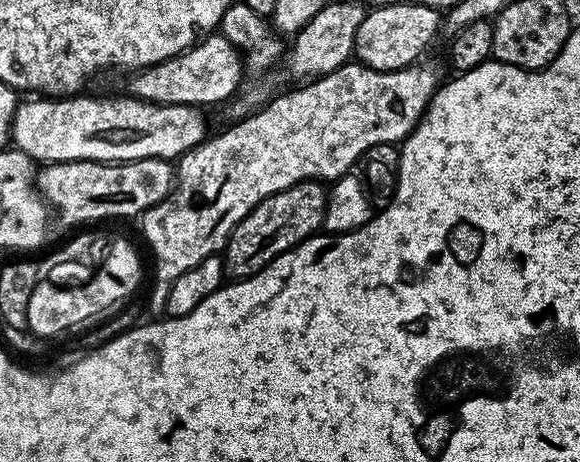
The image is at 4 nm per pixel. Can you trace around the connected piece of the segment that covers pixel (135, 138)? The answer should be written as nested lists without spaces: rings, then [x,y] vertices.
[[[77,94],[63,98],[28,98],[28,101],[17,103],[16,113],[12,119],[11,143],[20,151],[25,152],[31,160],[37,162],[51,162],[54,164],[64,164],[67,160],[102,160],[105,162],[123,162],[126,160],[141,160],[142,158],[158,158],[159,160],[175,161],[177,158],[189,152],[192,148],[197,148],[209,135],[208,120],[203,116],[199,107],[191,104],[155,104],[149,100],[140,100],[131,94],[124,96],[88,96],[89,94]]]

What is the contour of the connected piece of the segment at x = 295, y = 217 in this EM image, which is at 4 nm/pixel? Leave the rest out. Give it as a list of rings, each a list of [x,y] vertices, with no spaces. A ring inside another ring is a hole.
[[[301,180],[299,184],[290,186],[273,196],[267,196],[258,206],[250,210],[242,222],[236,224],[236,228],[230,234],[228,246],[222,253],[225,273],[232,278],[243,278],[252,276],[255,272],[260,272],[268,264],[272,263],[274,258],[278,258],[283,252],[291,252],[293,248],[302,240],[309,236],[317,235],[321,231],[324,223],[324,211],[328,201],[328,188],[319,180]]]

